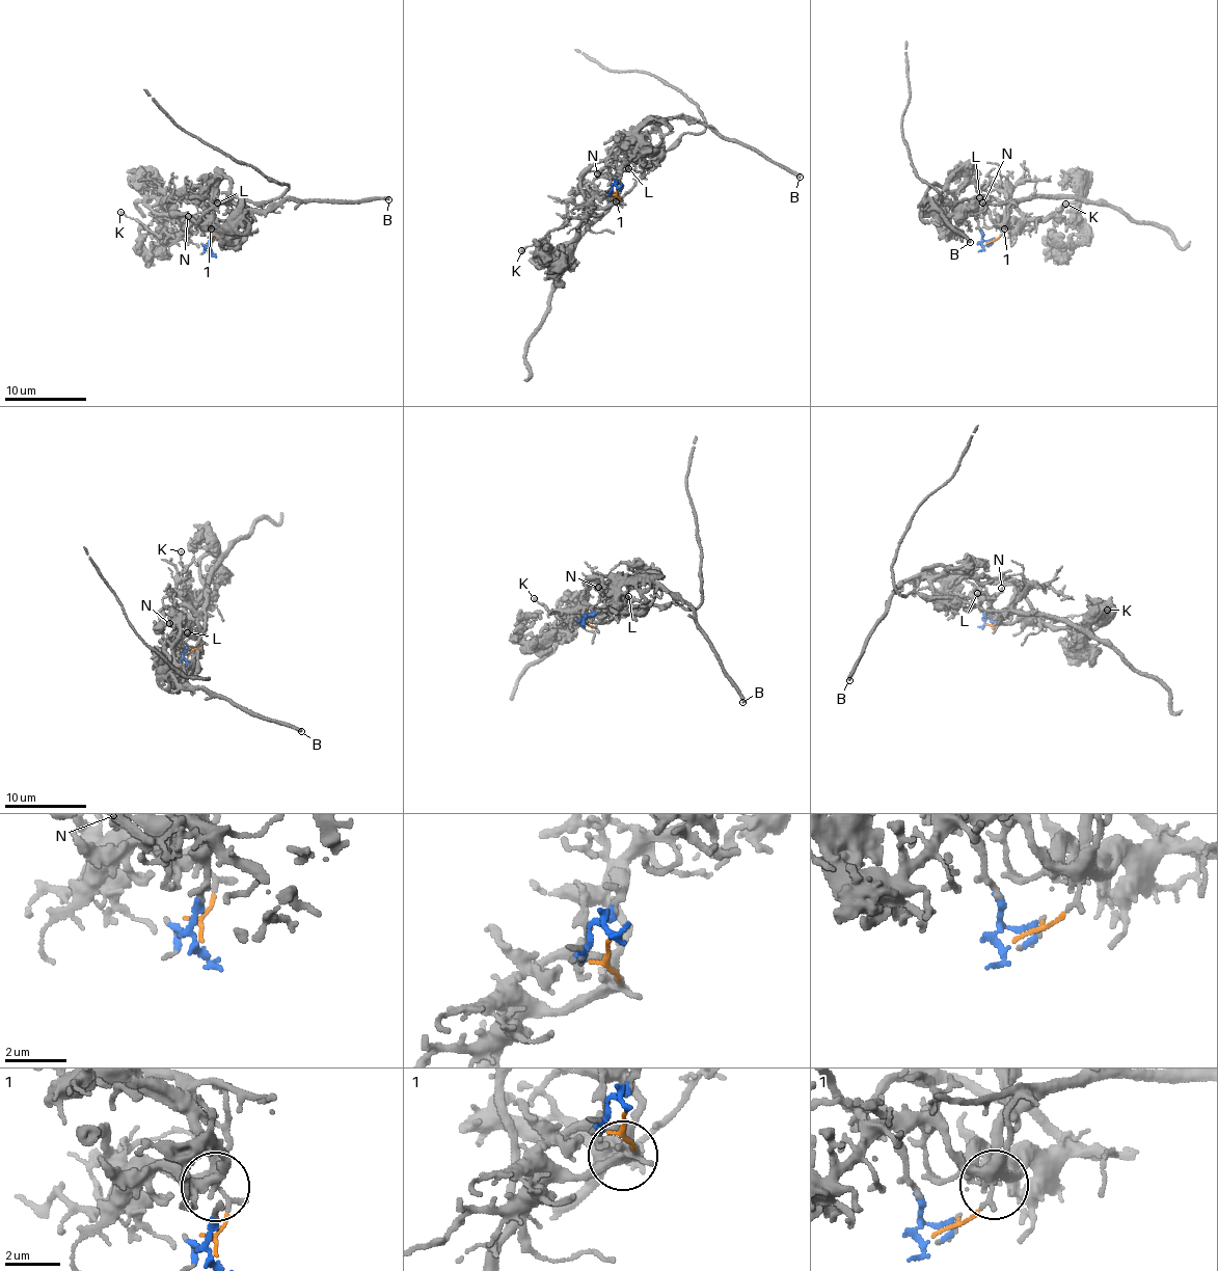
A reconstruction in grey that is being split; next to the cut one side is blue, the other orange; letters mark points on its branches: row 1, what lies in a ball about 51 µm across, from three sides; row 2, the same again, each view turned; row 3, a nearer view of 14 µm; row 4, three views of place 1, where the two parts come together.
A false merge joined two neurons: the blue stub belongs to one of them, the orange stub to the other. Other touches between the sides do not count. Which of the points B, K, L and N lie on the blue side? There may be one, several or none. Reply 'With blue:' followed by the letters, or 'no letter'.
With blue: B, L, N

